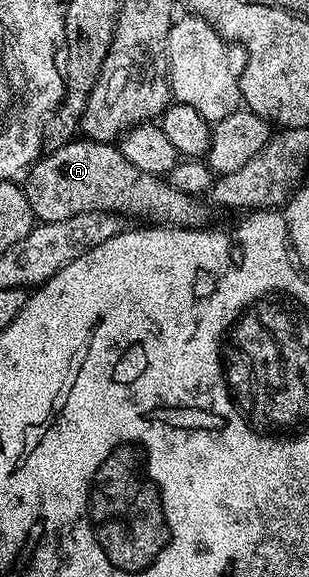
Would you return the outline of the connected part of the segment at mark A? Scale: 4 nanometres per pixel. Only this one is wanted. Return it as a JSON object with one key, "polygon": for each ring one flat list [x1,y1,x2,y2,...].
{"polygon":[[69,141,40,157,22,179,23,194,39,222,69,220,81,212,109,212,127,220,140,218,143,224,183,226,187,230,197,230,208,225,206,201,173,188,166,177,141,172,141,168,125,160,118,145,79,141]]}

